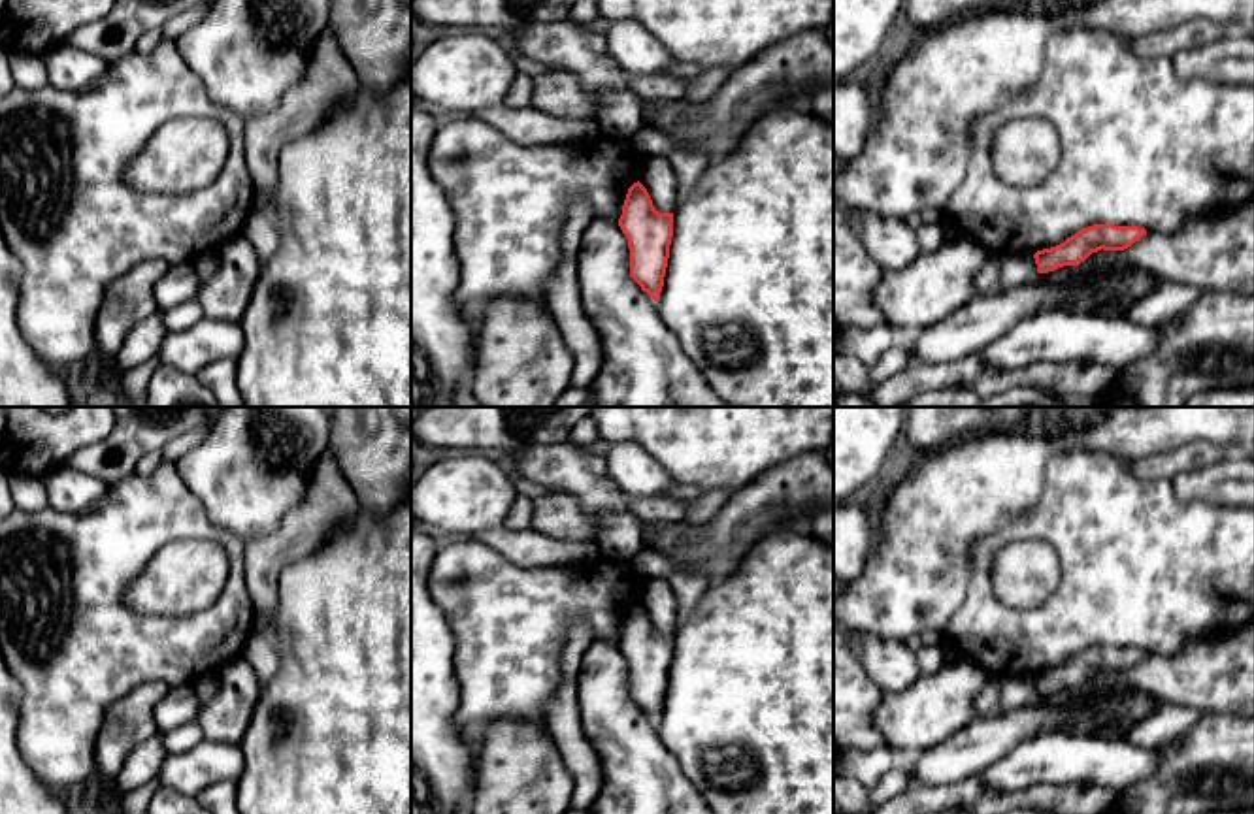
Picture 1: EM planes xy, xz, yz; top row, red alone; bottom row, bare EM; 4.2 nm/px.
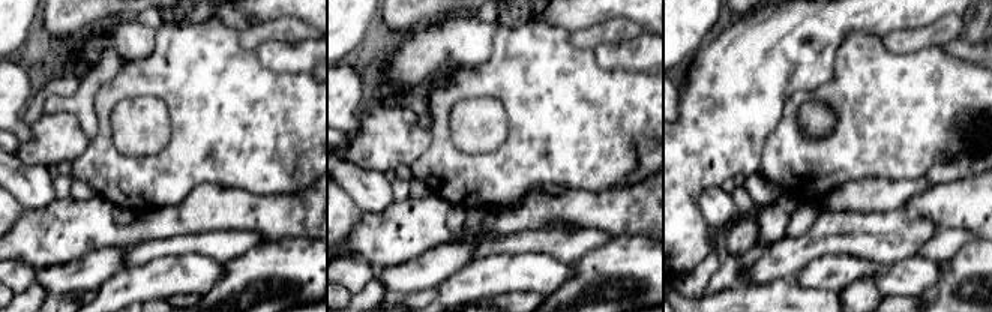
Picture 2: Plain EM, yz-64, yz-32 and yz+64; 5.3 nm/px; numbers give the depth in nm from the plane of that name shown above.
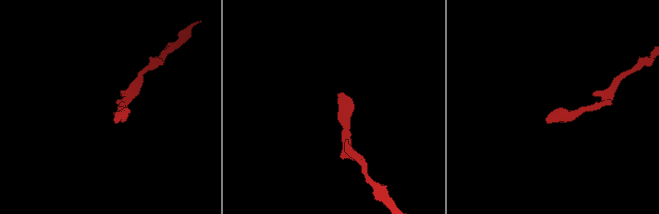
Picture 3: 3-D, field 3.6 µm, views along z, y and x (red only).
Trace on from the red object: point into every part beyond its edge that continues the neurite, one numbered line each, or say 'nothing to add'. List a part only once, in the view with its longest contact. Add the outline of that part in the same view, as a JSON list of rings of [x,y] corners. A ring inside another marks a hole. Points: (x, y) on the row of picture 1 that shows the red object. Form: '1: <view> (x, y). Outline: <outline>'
nothing to add

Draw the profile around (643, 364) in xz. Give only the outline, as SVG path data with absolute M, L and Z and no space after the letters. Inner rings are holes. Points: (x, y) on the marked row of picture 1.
M592 219L575 264L585 317L600 335L602 366L588 386L594 407L735 407L720 399L664 324L656 301L630 277L630 249L619 222Z

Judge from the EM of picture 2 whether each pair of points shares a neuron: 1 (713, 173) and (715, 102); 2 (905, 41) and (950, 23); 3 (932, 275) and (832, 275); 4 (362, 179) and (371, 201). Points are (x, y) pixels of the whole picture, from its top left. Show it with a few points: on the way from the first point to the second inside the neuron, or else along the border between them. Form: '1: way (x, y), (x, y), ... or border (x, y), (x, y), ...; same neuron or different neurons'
1: way (713, 155), (715, 120); same neuron
2: way (916, 39), (940, 33); same neuron
3: way (907, 275), (857, 270); same neuron
4: way (363, 185), (371, 195); same neuron

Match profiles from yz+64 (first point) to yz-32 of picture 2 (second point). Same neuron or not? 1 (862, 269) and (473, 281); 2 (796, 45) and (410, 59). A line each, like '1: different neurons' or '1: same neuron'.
1: same neuron
2: same neuron

